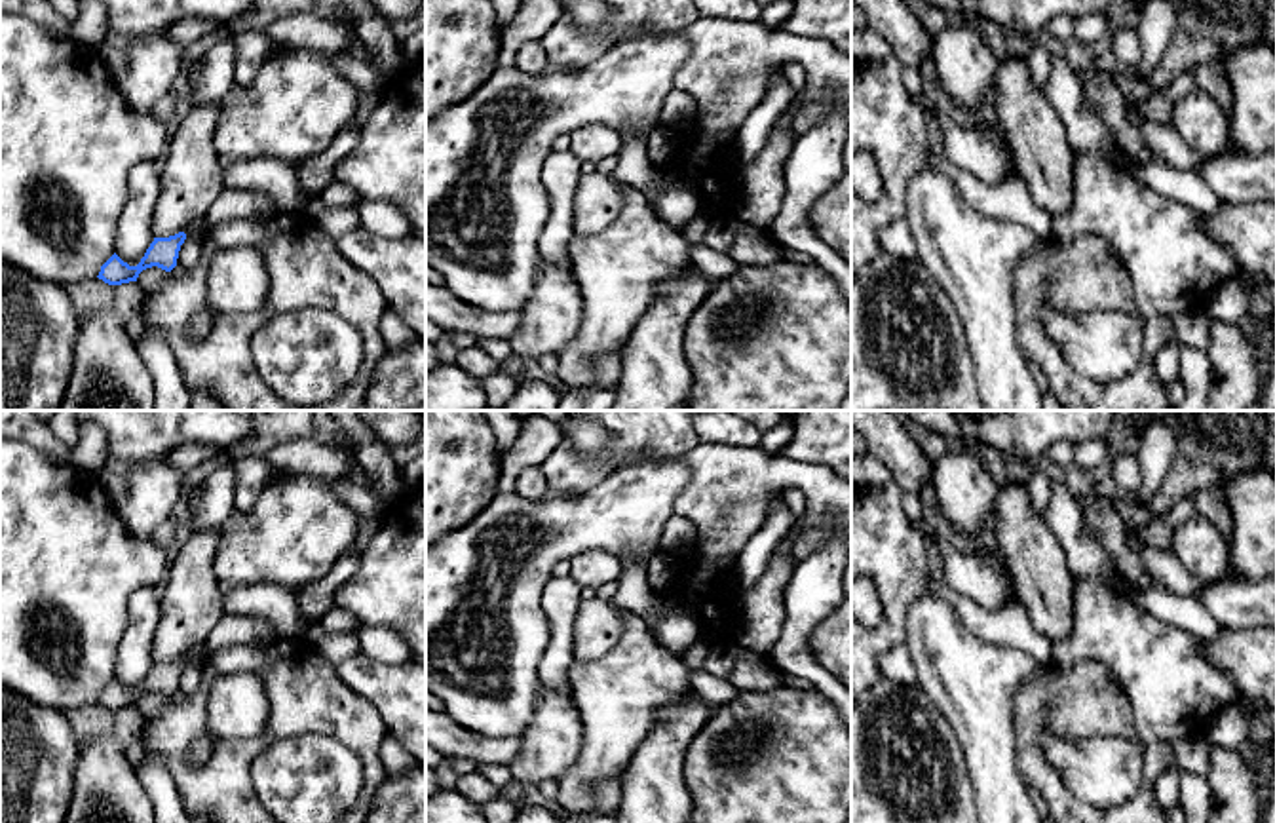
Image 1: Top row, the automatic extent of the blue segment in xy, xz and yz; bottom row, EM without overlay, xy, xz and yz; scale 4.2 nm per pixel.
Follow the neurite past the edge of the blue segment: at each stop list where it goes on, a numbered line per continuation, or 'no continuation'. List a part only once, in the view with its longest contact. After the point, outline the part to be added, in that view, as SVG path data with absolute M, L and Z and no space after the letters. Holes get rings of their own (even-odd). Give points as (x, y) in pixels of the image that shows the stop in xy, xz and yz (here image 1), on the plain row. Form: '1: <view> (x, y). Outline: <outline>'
no continuation

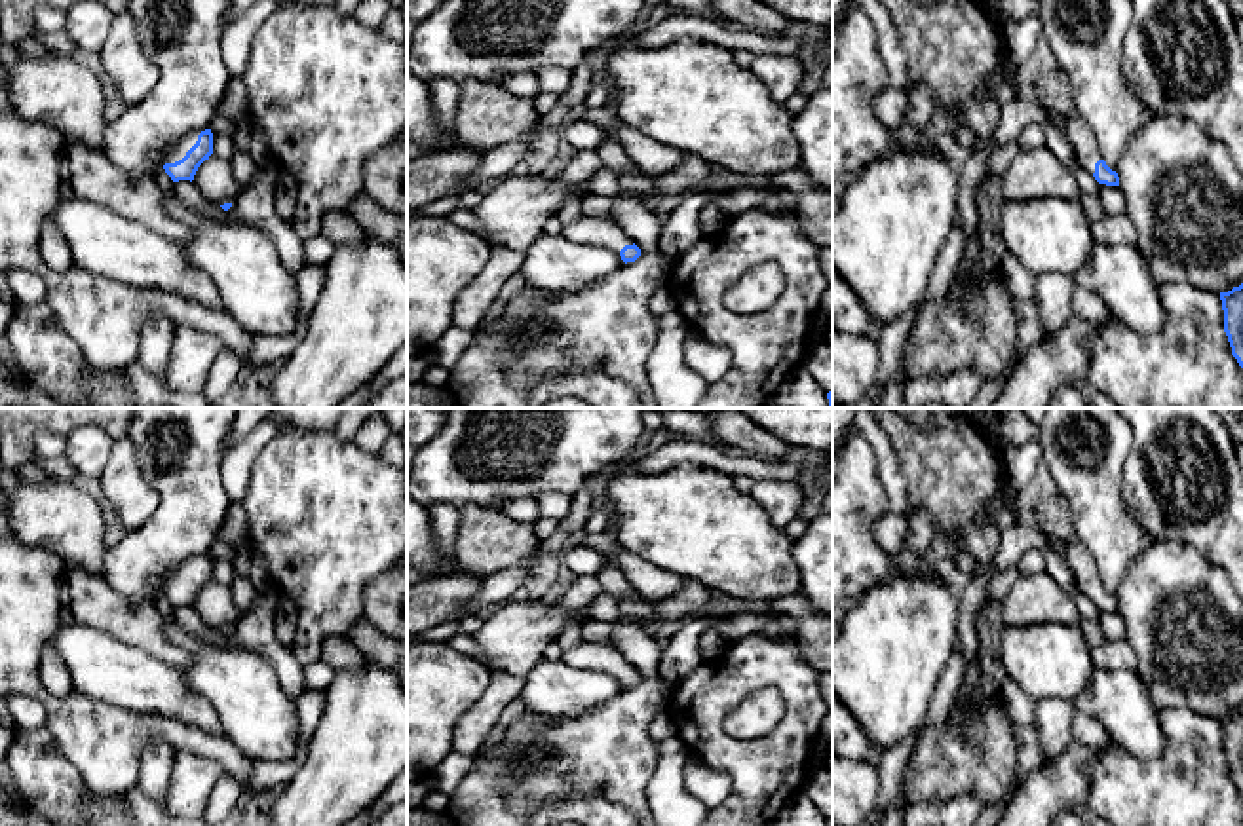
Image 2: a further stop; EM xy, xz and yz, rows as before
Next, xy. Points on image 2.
1: xy (185, 568). Outline: M190 556L182 560L171 573L165 575L163 587L165 589L175 589L186 581L186 577L196 570L198 560L201 556Z

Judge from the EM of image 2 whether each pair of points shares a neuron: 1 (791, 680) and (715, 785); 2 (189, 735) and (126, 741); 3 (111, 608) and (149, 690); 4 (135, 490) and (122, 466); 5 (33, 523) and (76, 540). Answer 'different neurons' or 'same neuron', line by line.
1: different neurons
2: same neuron
3: different neurons
4: same neuron
5: same neuron

